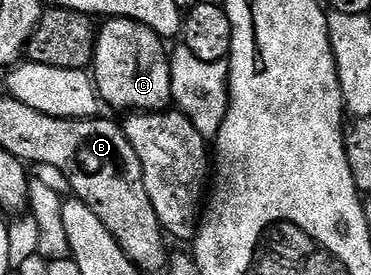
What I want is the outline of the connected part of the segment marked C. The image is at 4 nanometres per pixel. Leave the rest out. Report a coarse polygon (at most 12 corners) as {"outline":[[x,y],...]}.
{"outline":[[129,18],[96,36],[105,107],[173,105],[165,39]]}

